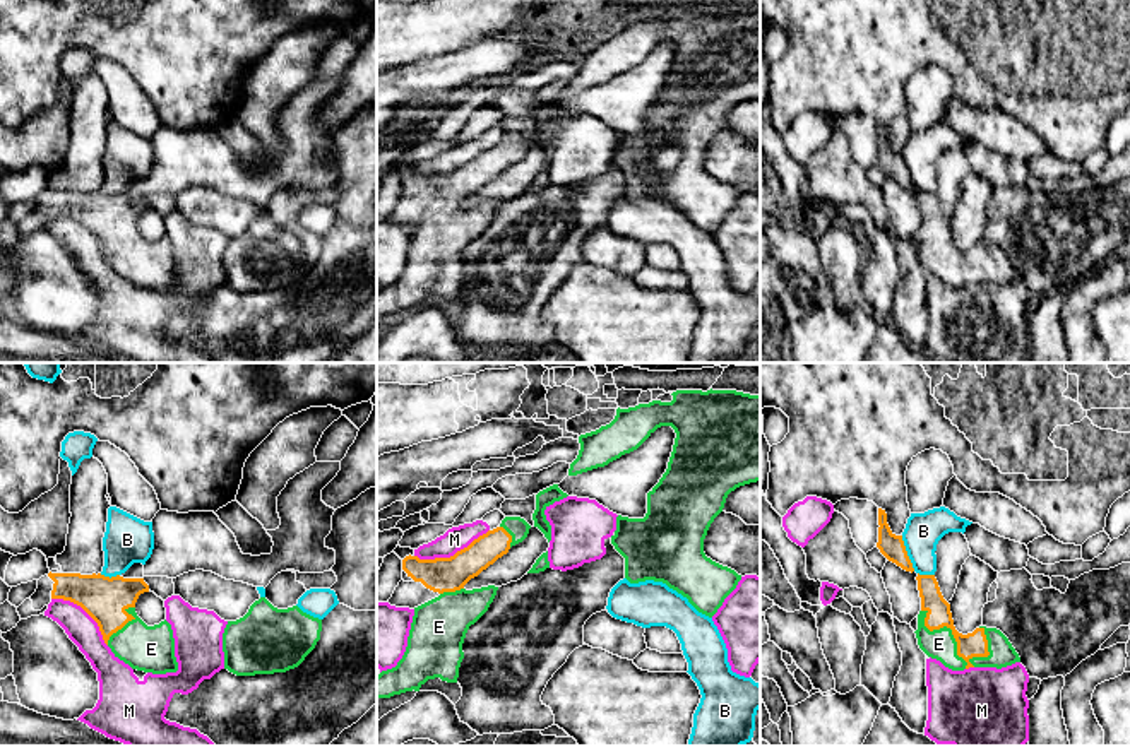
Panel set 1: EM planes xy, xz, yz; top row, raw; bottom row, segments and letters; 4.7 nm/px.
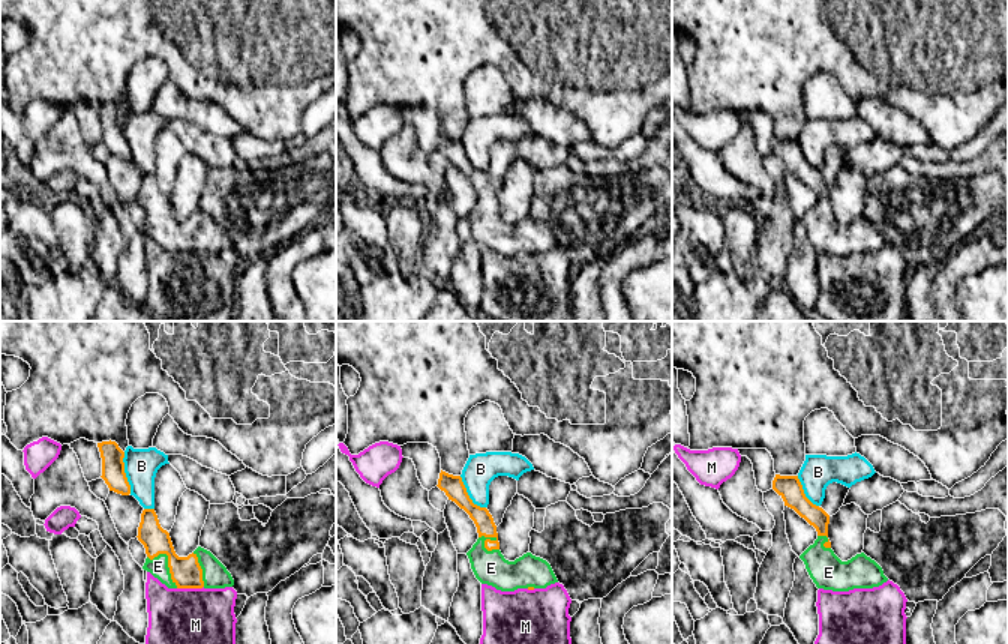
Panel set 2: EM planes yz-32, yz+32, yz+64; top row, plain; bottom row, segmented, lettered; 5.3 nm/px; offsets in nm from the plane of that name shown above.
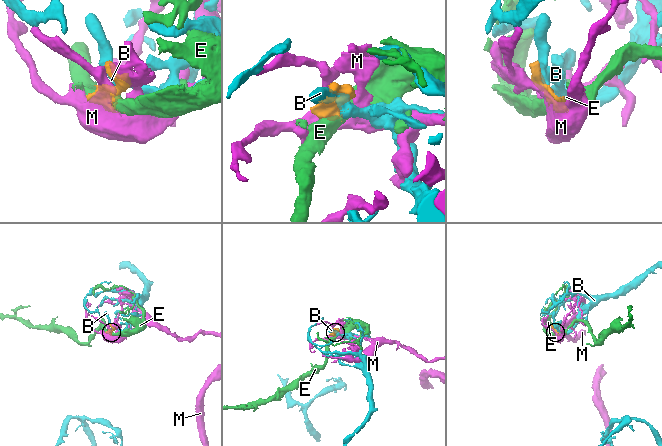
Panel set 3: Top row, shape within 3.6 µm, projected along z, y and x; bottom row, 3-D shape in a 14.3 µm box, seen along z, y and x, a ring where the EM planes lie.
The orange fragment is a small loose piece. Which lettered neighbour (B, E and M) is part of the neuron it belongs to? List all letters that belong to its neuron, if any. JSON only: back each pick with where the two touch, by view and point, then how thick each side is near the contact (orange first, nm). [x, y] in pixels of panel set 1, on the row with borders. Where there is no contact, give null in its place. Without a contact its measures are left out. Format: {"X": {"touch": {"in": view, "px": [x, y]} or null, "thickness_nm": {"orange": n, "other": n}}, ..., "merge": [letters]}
{"E": {"touch": {"in": "yz", "px": [954, 637]}, "thickness_nm": {"orange": 120, "other": 140}}, "merge": ["E"]}

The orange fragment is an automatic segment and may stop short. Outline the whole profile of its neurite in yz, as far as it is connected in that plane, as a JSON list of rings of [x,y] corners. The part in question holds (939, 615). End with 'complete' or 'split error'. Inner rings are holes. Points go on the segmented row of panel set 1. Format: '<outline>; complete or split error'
[[[919,575],[921,611],[916,638],[919,648],[952,671],[969,667],[1007,667],[1020,662],[1008,638],[996,628],[979,626],[962,635],[955,630],[950,604],[943,599],[935,575]]]; split error

